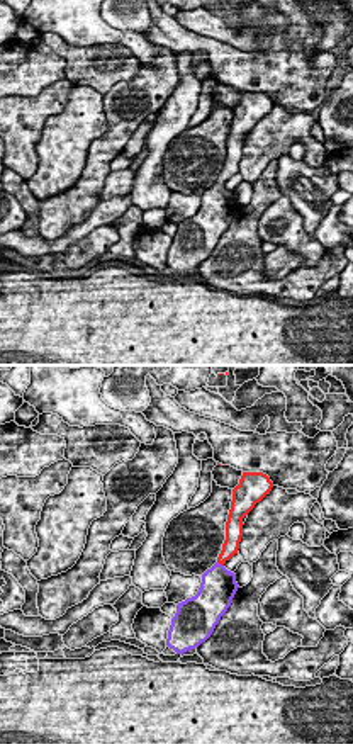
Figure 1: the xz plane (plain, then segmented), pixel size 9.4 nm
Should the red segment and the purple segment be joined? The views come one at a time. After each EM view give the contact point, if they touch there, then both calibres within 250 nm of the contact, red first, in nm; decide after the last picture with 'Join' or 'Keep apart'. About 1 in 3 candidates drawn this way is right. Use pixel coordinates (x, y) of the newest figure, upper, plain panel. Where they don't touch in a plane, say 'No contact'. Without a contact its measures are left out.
Touches red at (221, 182). Thickness 160 nm (red) against 340 nm

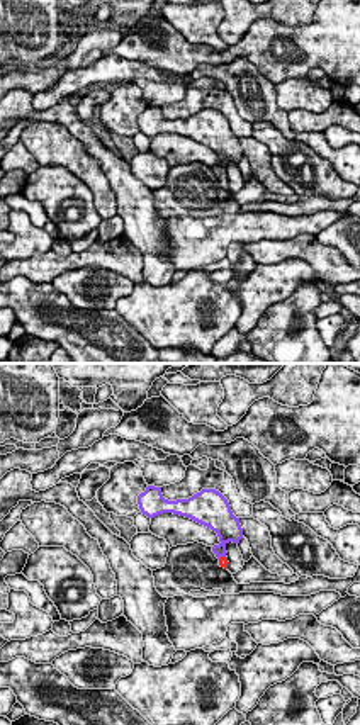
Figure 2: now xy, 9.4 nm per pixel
Touches red at (221, 177). Thickness 90 nm (red) against 190 nm

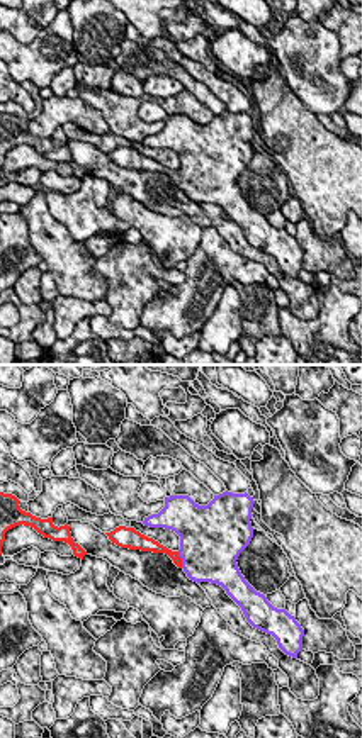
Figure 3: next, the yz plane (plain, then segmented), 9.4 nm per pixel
Touches red at (180, 180). Thickness 100 nm (red) against 480 nm

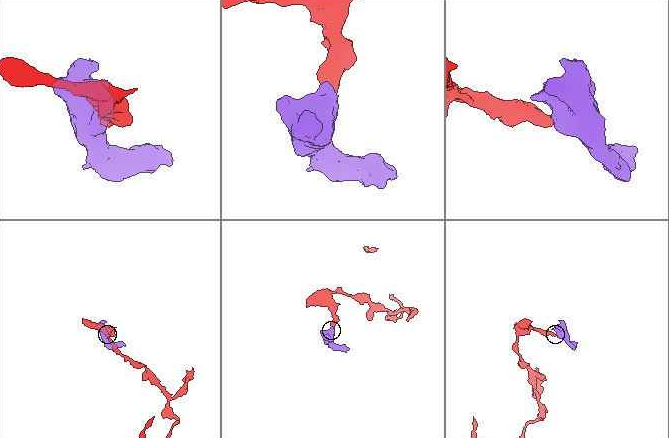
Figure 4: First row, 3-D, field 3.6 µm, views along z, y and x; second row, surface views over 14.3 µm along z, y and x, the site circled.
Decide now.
Join

